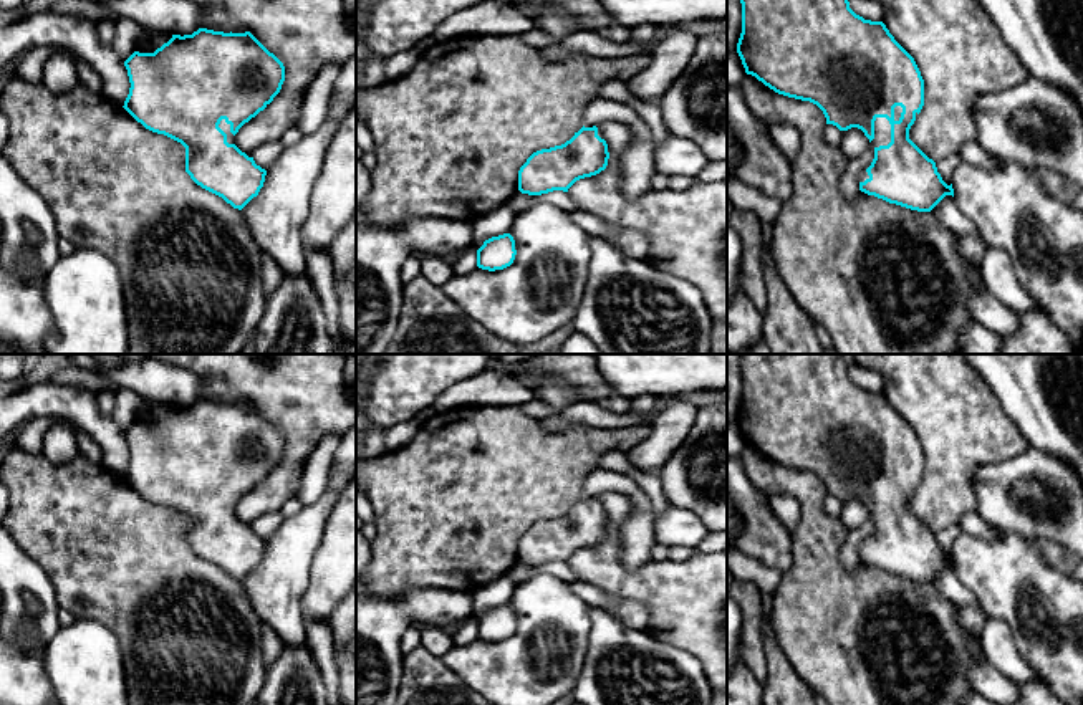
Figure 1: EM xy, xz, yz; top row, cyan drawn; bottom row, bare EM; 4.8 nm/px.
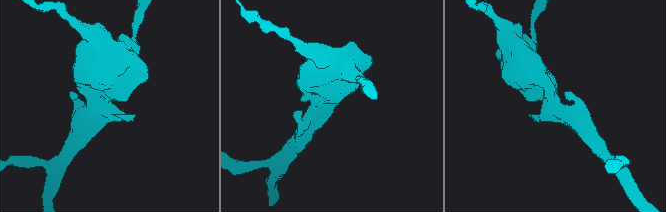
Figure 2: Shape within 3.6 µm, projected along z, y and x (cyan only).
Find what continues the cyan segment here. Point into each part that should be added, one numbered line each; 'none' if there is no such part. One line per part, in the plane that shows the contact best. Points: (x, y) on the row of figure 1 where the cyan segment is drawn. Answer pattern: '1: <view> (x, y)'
1: yz (881, 124)

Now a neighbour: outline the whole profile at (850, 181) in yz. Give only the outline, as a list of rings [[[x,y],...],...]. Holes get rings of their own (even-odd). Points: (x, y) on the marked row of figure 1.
[[[869,144],[868,149],[850,159],[840,180],[840,194],[846,202],[853,202],[859,195],[859,175],[871,165],[874,159],[874,147]]]

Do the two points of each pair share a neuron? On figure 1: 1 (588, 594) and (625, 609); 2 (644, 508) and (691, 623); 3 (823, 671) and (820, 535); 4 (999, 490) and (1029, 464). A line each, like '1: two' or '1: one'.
1: one
2: two
3: one
4: one

